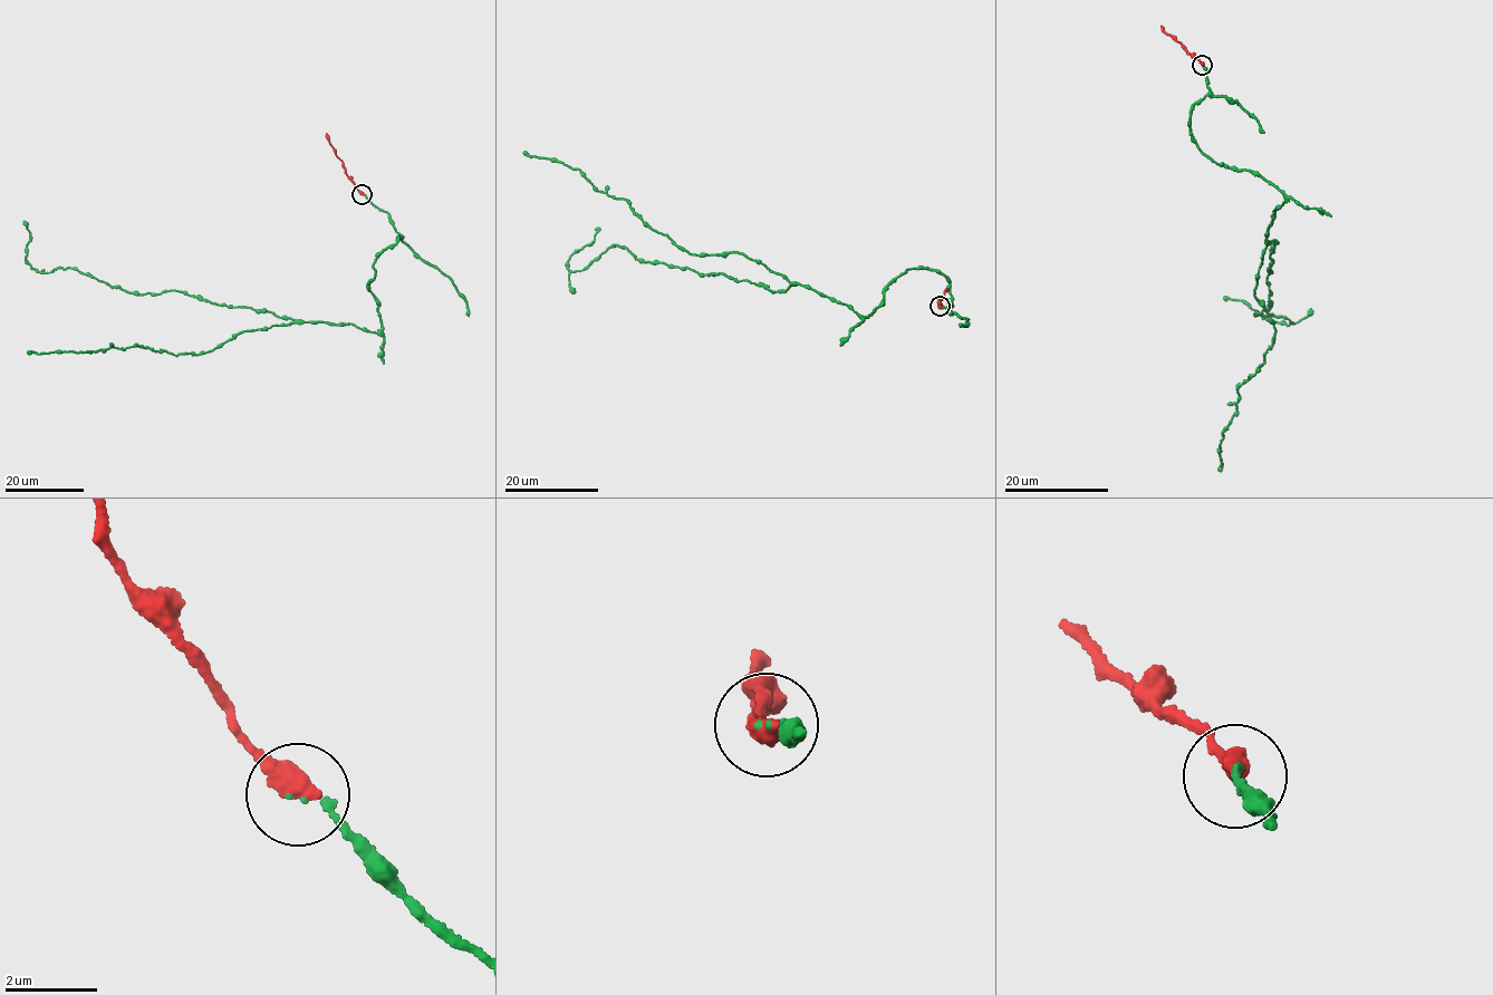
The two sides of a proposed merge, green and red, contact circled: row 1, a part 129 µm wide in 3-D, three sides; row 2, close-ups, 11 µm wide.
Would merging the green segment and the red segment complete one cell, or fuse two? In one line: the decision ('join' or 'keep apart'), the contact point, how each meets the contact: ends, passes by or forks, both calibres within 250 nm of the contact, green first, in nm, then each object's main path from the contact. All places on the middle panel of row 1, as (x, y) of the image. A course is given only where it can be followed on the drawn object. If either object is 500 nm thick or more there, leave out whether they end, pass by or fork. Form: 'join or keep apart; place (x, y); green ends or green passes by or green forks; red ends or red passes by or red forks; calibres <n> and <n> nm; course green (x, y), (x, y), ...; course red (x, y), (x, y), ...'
join; place (940, 306); calibres 70 and 500 nm; course green (938, 307), (949, 282), (917, 268), (865, 317), (614, 244), (571, 271), (597, 229); course red (940, 307), (938, 301), (947, 290)

